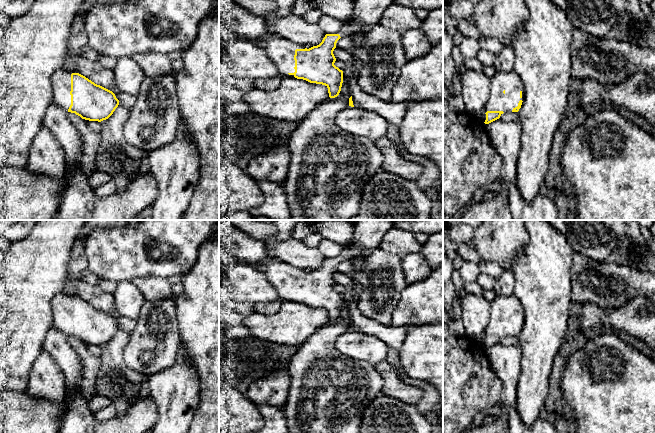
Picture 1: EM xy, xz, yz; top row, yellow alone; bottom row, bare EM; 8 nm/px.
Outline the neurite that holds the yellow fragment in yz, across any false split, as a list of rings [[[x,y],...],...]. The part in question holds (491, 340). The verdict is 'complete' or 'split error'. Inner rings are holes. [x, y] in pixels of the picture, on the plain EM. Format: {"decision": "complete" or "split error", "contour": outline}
{"decision": "split error", "contour": [[[496,295],[490,302],[490,320],[480,339],[484,348],[489,348],[504,336],[518,336],[524,324],[524,309],[516,295]]]}

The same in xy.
{"decision": "split error", "contour": [[[62,292],[53,297],[51,305],[53,326],[82,343],[101,346],[108,343],[119,329],[112,315],[79,297]]]}

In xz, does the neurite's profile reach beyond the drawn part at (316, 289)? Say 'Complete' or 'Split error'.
Split error

